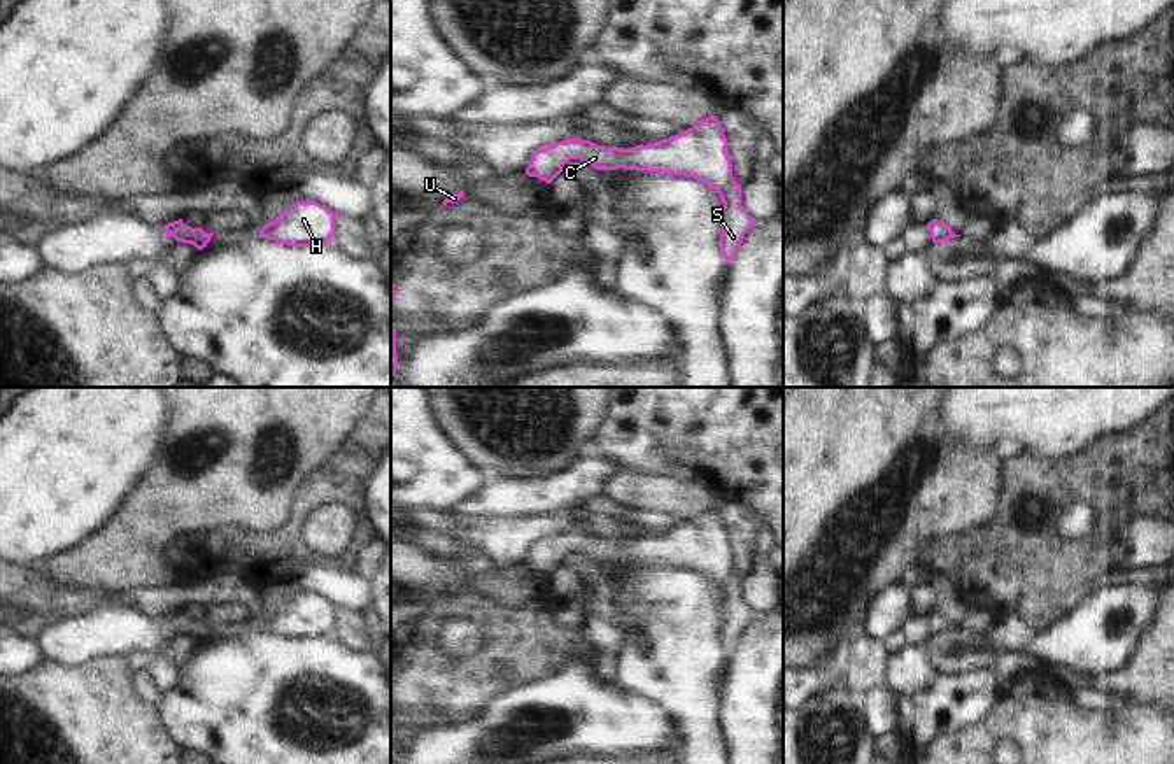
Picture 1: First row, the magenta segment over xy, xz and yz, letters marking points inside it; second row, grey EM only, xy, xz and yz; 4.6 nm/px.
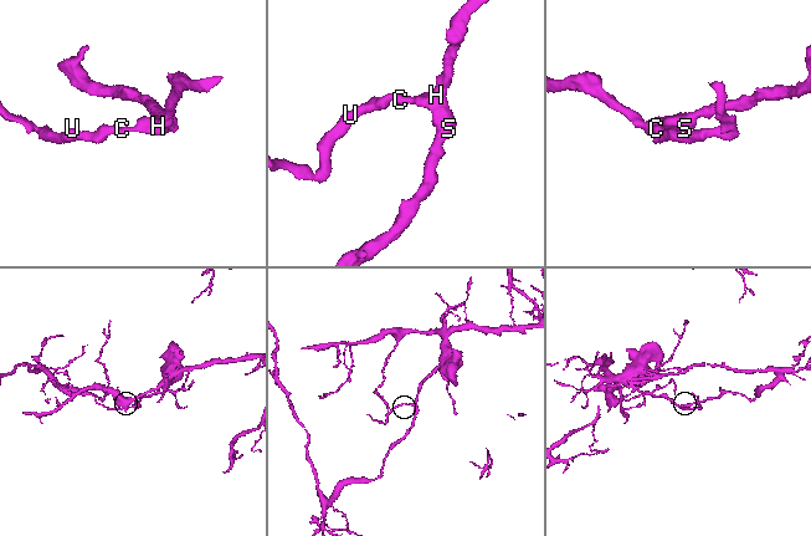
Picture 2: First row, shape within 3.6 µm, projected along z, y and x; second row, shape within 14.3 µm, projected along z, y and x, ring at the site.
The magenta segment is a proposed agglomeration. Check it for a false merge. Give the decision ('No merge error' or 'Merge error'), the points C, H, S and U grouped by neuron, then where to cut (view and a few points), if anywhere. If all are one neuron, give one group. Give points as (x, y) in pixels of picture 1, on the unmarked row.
No merge error. Groups: C H S U. No split.

